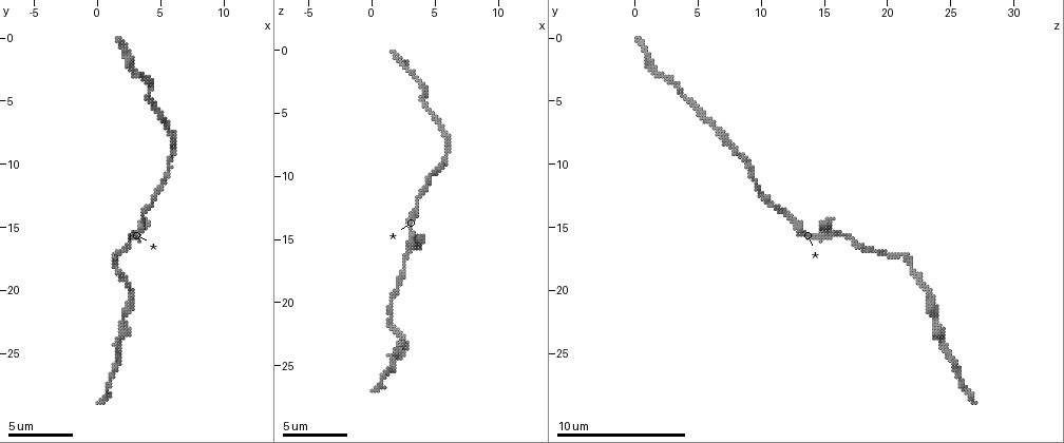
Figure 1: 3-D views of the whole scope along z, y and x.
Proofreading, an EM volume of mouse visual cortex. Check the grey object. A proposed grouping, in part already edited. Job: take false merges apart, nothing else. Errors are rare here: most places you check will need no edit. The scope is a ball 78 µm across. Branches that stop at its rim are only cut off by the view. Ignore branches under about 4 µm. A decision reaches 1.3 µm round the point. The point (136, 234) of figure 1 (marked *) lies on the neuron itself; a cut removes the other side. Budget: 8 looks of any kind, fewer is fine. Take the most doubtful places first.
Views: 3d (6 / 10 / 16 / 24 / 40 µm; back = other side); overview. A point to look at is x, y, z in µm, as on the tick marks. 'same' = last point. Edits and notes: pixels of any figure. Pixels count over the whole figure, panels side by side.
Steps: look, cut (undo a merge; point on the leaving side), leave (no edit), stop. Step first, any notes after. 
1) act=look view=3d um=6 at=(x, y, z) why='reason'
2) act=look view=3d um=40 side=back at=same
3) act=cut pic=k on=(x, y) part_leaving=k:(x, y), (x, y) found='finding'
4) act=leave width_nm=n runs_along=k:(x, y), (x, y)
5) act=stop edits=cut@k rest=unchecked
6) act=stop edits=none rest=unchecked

act=look view=3d um=10 at=(1.6, 23.8, 24.2) why='calibre changes'

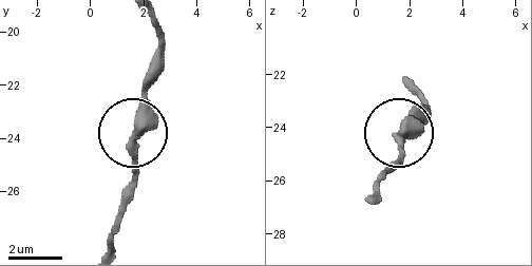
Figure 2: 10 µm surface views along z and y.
act=leave width_nm=400 runs_along=2:(411, 84), (424, 105), (397, 132), (397, 164) found='all the same neuron'

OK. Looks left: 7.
act=look view=3d um=16 at=(1.2, 17.6, 21.6) why='calibre changes'

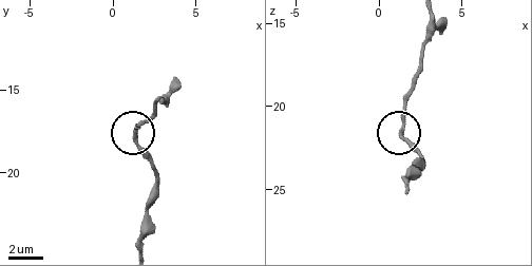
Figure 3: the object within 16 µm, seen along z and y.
act=look view=3d um=6 at=(1.4, 17.6, 21.8)

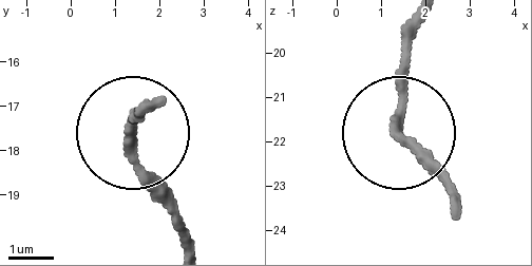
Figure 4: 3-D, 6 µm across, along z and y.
act=leave width_nm=220 found='one neuron here'

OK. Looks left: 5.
act=look view=3d um=16 at=(6.0, 9.0, 8.0) why='thick turns thin'

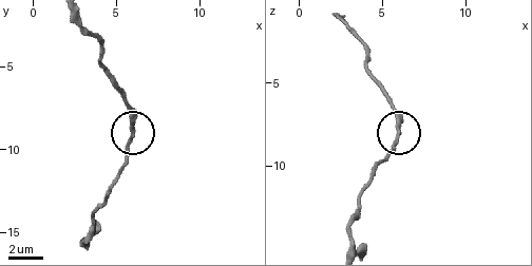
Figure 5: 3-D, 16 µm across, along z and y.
act=leave runs_along=5:(83, 243), (94, 212), (127, 157), (131, 111), (127, 99) found='all the same neuron'

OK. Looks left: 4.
act=look view=3d um=6 at=(2.6, 2.2, 1.6)

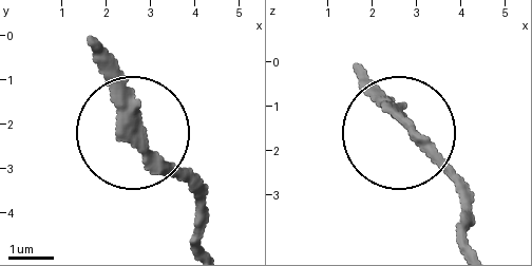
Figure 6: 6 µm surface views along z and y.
act=leave runs_along=6:(469, 238), (442, 169), (355, 71) found='all the same neuron'

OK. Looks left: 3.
act=stop edits=none rest=unchecked

